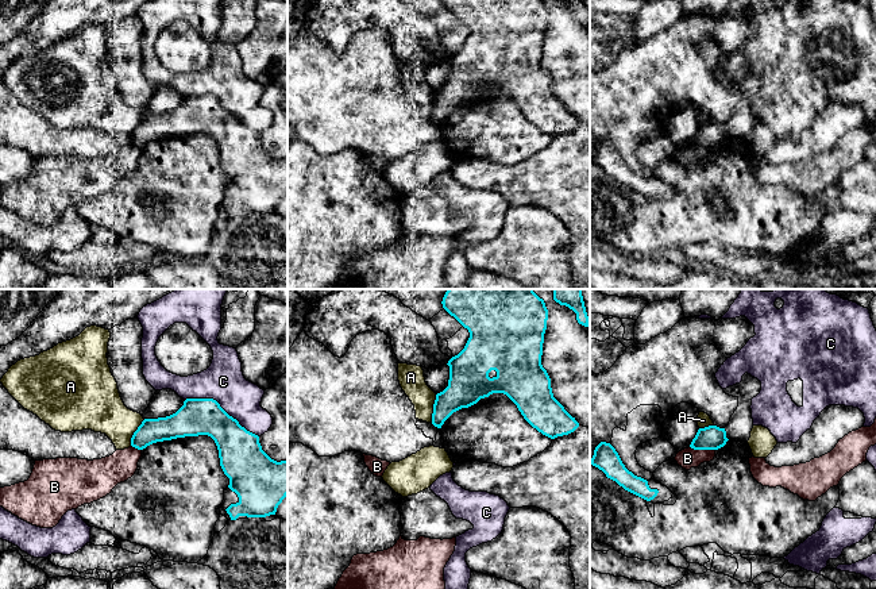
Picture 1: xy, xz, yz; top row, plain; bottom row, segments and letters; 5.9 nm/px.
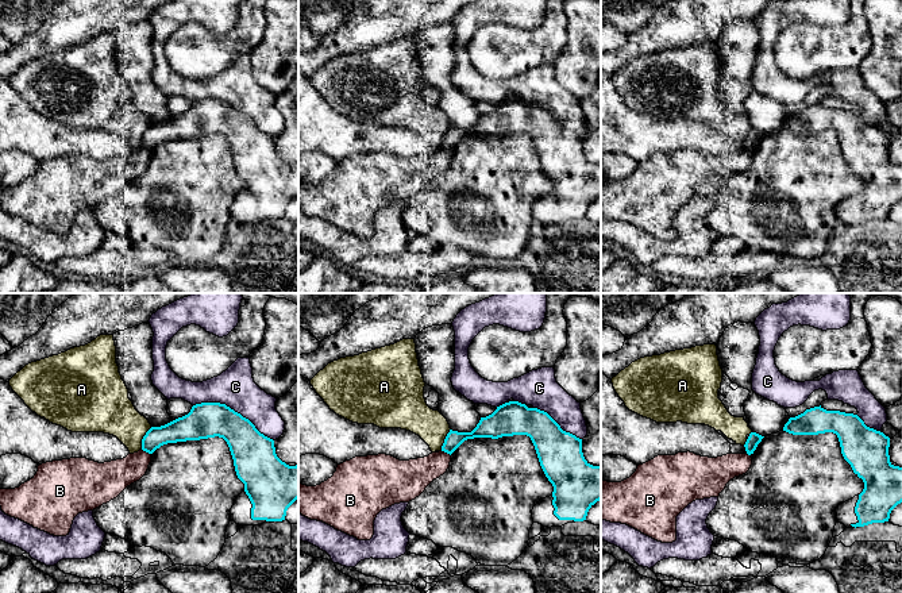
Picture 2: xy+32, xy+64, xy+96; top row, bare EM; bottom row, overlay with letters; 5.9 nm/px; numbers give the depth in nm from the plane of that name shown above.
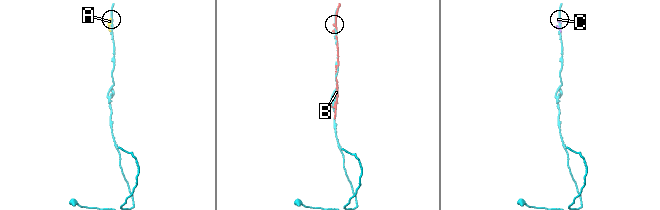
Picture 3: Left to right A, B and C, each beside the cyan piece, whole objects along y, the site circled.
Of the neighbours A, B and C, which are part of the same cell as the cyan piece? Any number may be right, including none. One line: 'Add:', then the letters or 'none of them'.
Add: none of them

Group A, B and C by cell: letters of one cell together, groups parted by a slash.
A / B / C

